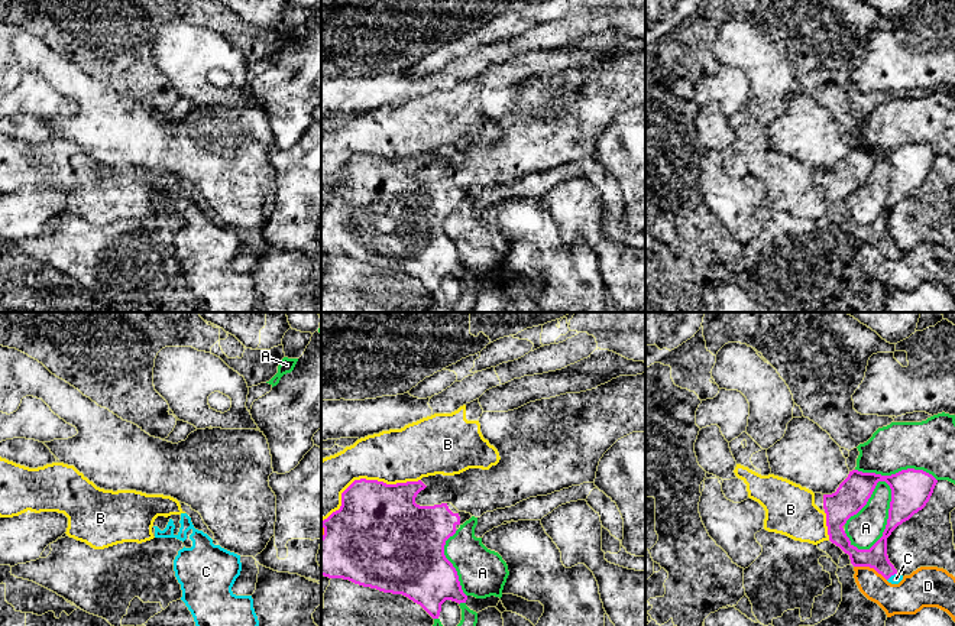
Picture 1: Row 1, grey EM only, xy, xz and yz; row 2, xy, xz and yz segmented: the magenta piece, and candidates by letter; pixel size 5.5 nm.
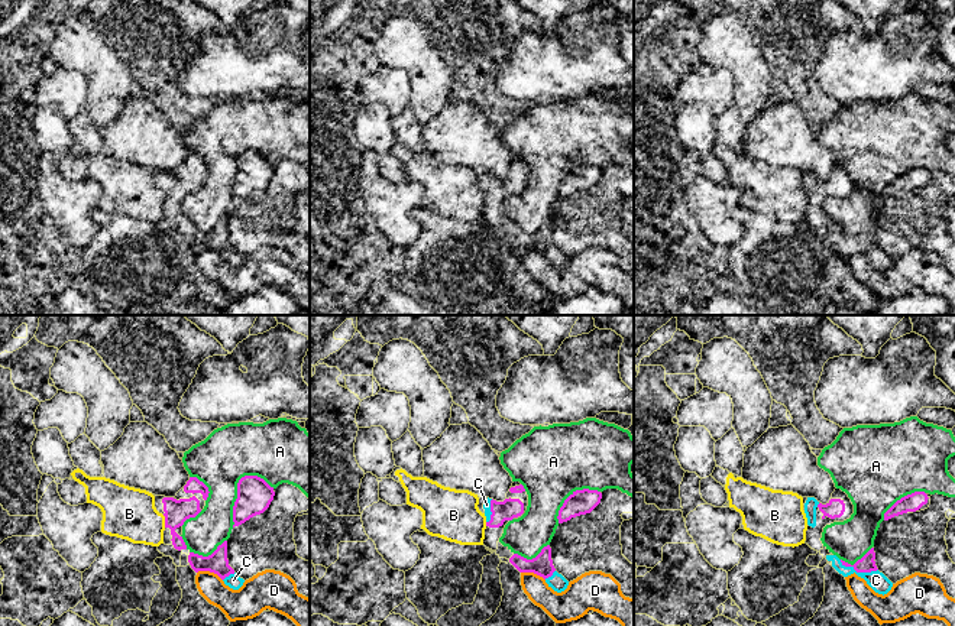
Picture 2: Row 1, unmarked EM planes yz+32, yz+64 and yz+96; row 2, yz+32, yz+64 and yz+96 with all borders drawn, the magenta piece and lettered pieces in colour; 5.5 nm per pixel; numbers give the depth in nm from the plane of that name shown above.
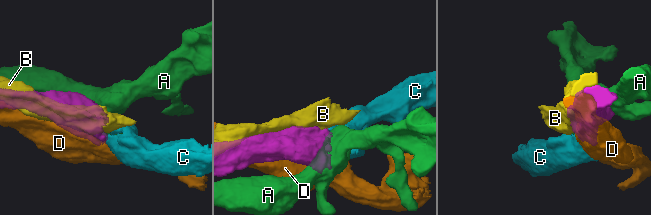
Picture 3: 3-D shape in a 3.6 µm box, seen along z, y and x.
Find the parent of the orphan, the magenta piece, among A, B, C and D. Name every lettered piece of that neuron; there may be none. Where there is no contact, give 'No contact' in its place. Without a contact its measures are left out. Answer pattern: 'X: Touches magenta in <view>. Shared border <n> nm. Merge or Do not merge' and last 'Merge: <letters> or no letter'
A: Touches magenta in yz. Shared border 420 nm. Do not merge
B: Touches magenta in xz. Shared border 600 nm. Do not merge
C: Touches magenta in yz. Shared border 80 nm. Merge
D: Touches magenta in yz. Shared border 200 nm. Do not merge
Merge: C

